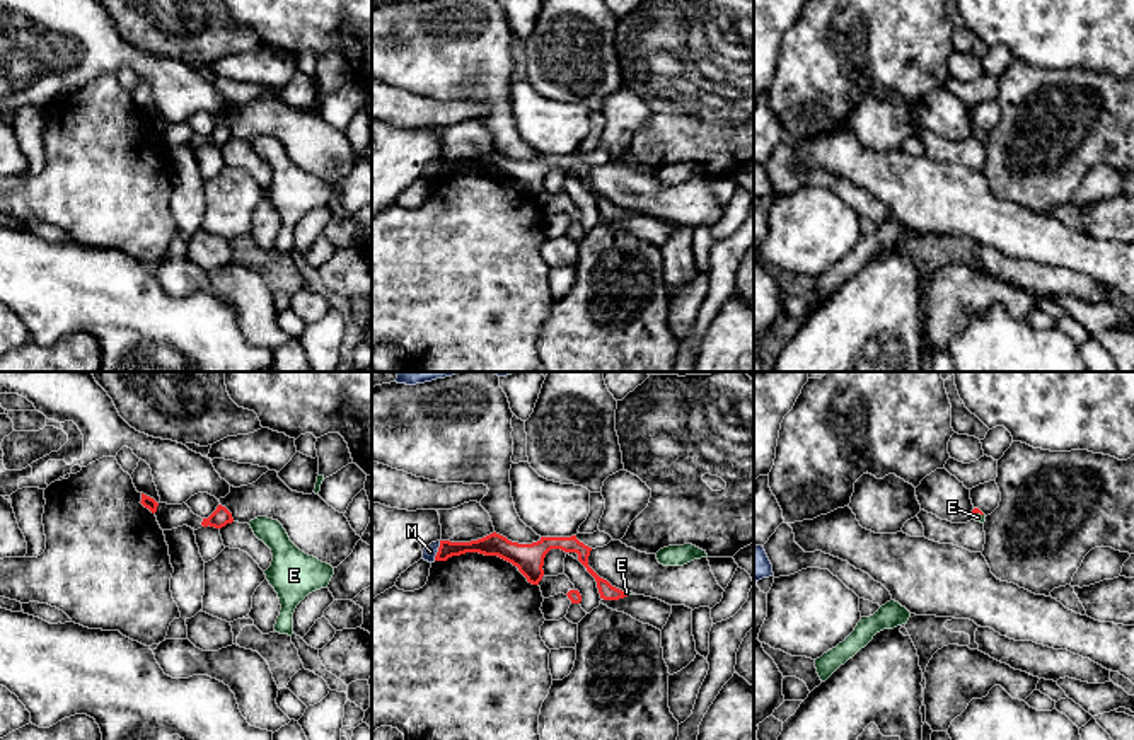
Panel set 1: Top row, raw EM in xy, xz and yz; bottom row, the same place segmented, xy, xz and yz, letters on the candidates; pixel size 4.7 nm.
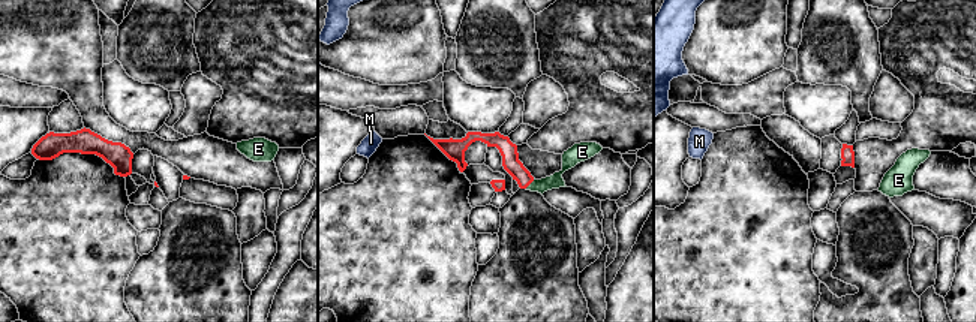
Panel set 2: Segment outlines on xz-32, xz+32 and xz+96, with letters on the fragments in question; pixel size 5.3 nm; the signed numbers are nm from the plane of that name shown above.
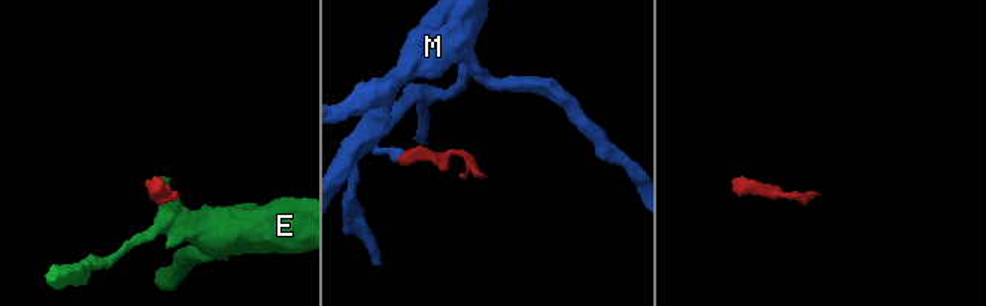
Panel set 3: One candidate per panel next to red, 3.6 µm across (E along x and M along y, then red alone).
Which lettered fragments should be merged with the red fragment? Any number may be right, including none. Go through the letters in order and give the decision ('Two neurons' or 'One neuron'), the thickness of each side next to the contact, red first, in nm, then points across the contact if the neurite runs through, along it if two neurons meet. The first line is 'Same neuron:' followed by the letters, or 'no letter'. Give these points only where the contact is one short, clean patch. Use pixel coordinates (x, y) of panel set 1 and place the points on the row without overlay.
Same neuron: E
E: One neuron. Thickness 30 nm (red) against 40 nm. Path across: yz (976, 128), (977, 130), (977, 135)
M: Two neurons. Thickness 100 nm (red) against 70 nm. Boundary: xz (440, 159), (433, 178)

